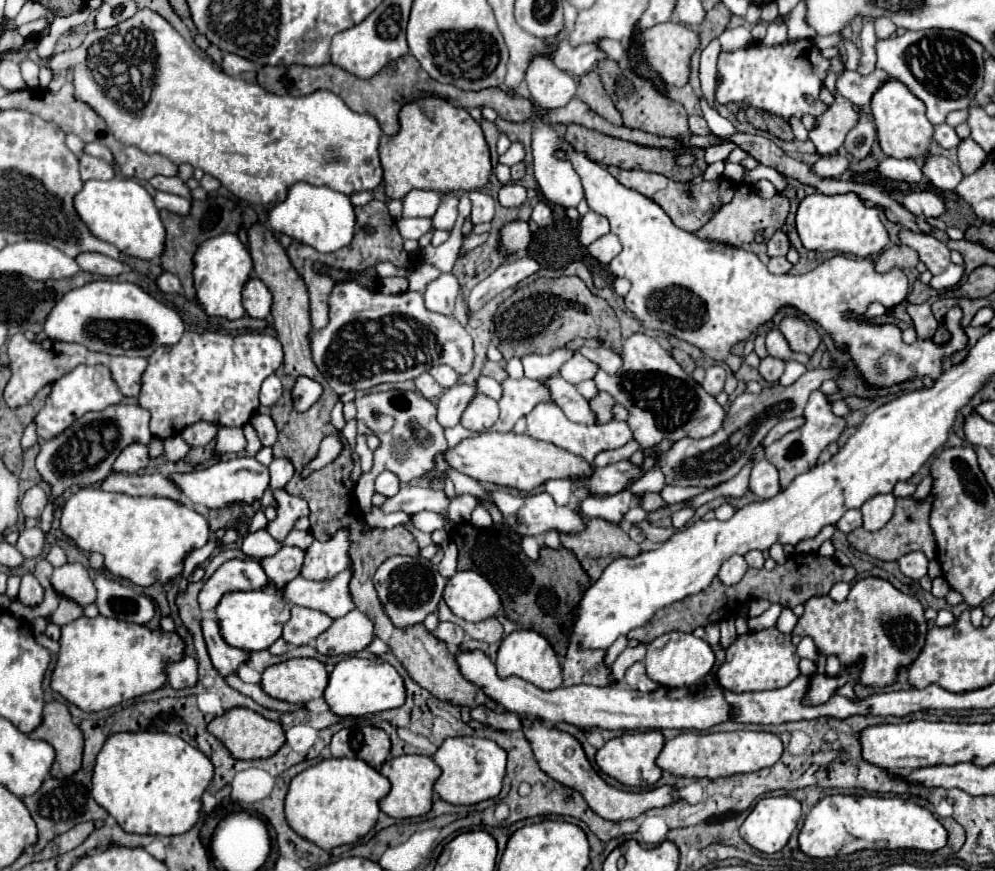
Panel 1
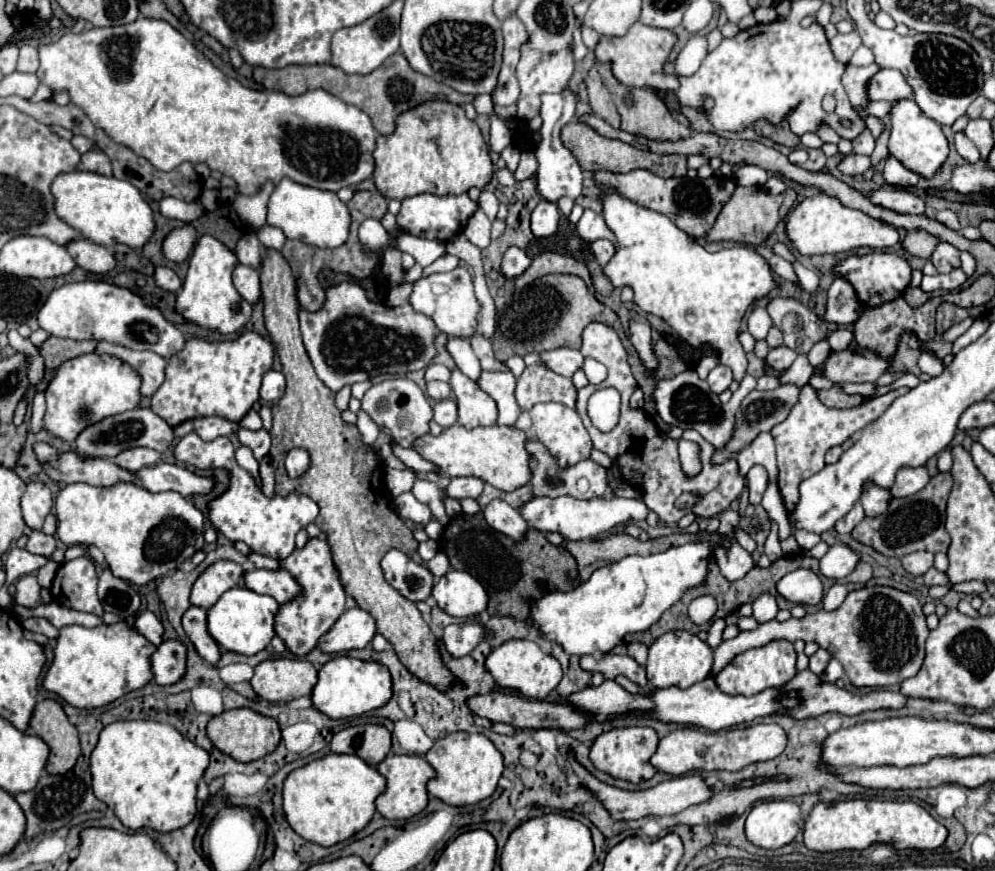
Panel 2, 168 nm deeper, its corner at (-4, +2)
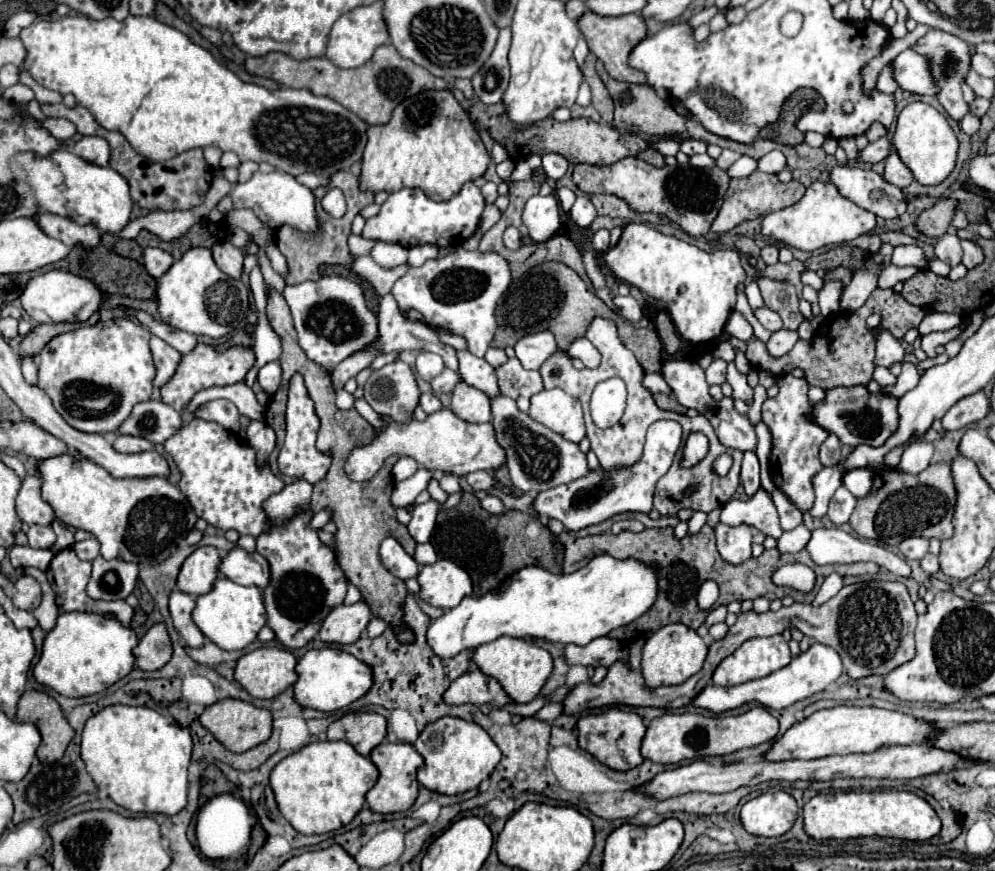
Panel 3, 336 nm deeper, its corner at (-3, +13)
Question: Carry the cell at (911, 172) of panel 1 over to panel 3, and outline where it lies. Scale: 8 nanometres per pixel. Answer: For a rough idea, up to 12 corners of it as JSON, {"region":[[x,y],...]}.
{"region":[[894,151],[886,159],[884,179],[906,189],[914,177]]}

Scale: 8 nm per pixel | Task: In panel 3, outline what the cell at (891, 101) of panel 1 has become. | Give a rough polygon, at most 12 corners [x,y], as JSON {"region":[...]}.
{"region":[[902,109],[894,149],[920,185],[956,167],[958,139],[940,111]]}

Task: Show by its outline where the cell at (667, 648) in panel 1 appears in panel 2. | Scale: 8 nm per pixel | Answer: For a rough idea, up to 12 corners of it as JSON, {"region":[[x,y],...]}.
{"region":[[685,630],[649,646],[647,680],[689,688],[705,680],[713,650]]}

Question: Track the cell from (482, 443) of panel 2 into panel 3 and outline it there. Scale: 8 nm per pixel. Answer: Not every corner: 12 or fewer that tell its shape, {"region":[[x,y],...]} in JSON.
{"region":[[450,409],[390,421],[352,449],[344,471],[368,481],[390,455],[468,475],[506,461],[490,423]]}

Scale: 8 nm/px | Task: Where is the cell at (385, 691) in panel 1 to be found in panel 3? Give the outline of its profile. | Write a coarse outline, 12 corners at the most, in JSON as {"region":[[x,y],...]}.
{"region":[[330,647],[296,663],[294,699],[342,709],[372,687],[372,669]]}

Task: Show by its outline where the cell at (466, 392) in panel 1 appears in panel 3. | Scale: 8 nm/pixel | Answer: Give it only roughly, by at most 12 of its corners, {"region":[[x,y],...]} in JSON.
{"region":[[422,393],[418,405],[426,413],[442,409],[434,393]]}

